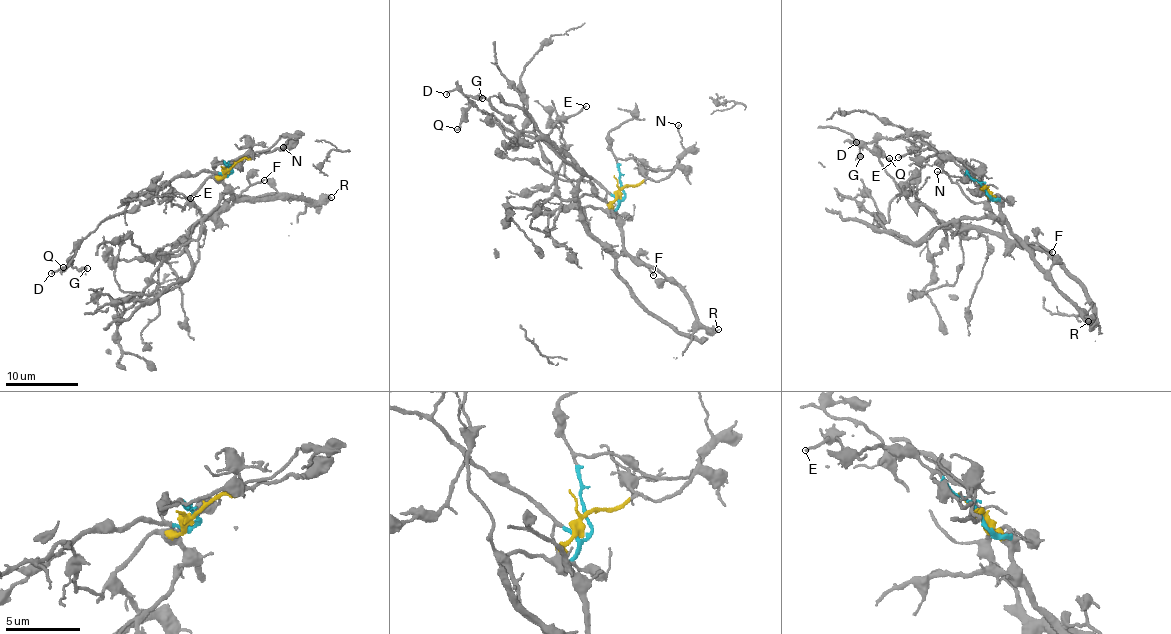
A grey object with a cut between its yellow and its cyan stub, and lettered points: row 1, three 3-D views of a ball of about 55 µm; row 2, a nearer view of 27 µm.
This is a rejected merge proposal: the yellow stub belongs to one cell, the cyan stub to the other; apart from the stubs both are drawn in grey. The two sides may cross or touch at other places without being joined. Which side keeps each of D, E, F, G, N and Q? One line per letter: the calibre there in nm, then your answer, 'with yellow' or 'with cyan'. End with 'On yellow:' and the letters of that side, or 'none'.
D: calibre 150 nm; with cyan
E: calibre 130 nm; with cyan
F: calibre 160 nm; with yellow
G: calibre 460 nm; with cyan
N: calibre 110 nm; with cyan
Q: calibre 160 nm; with cyan
On yellow: F

